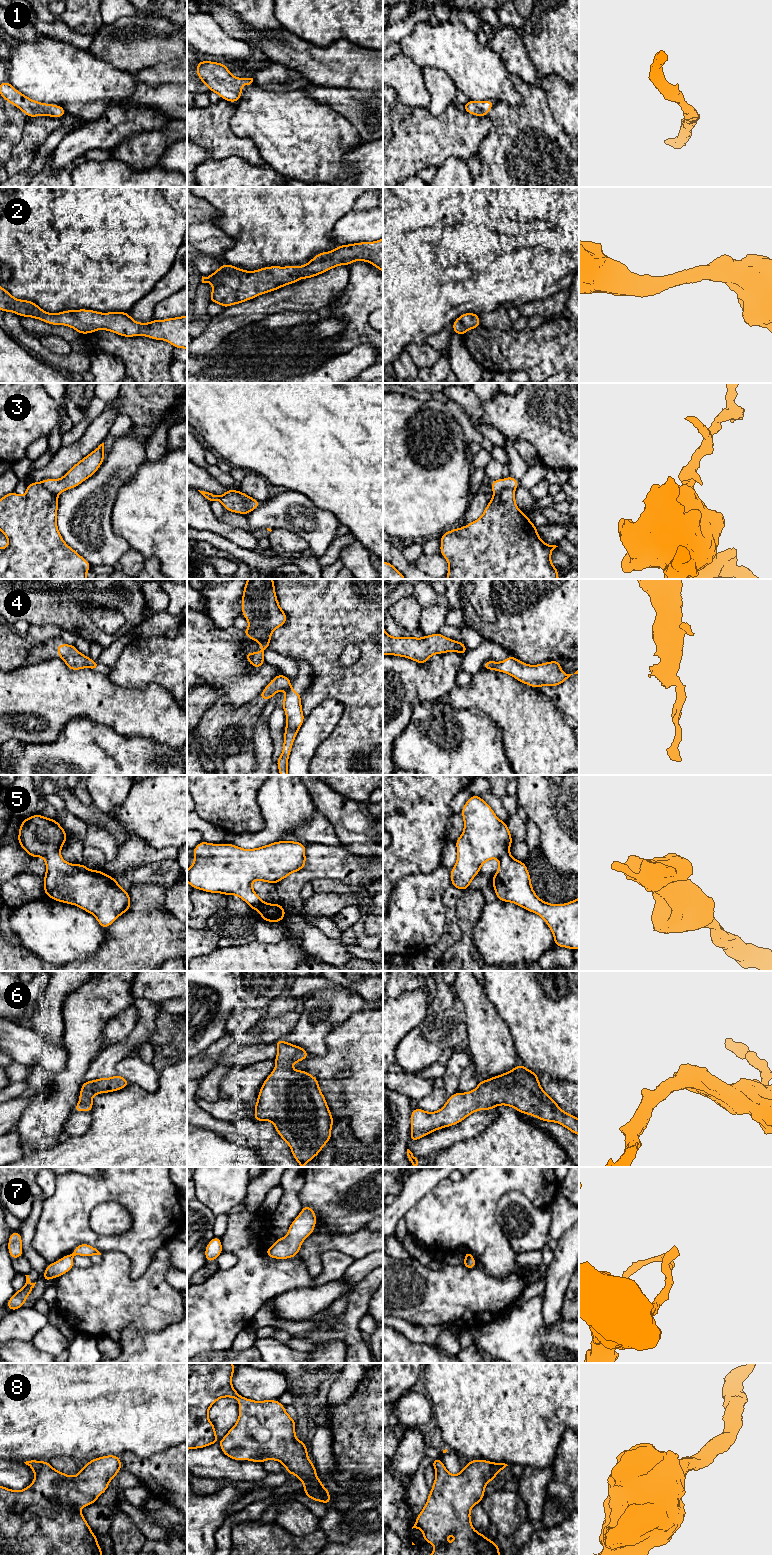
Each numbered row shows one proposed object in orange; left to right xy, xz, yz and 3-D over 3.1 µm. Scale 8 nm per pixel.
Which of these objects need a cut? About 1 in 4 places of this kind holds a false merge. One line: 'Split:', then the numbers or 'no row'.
Split: 3, 4, 7

